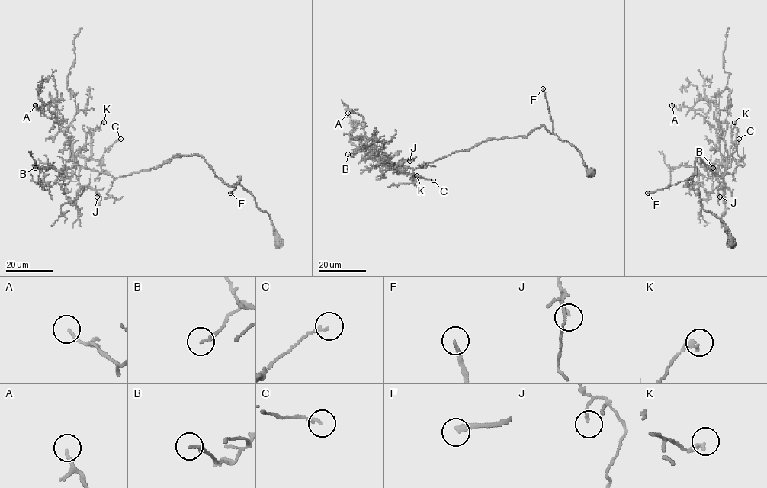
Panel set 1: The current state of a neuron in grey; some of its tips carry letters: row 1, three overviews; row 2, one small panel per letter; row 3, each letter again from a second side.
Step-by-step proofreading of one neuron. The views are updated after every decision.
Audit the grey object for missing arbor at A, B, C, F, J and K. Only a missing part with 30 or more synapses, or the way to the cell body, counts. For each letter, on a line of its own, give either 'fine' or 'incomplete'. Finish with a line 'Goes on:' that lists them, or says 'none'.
A: fine
B: fine
C: fine
F: incomplete
J: fine
K: fine
Goes on: F

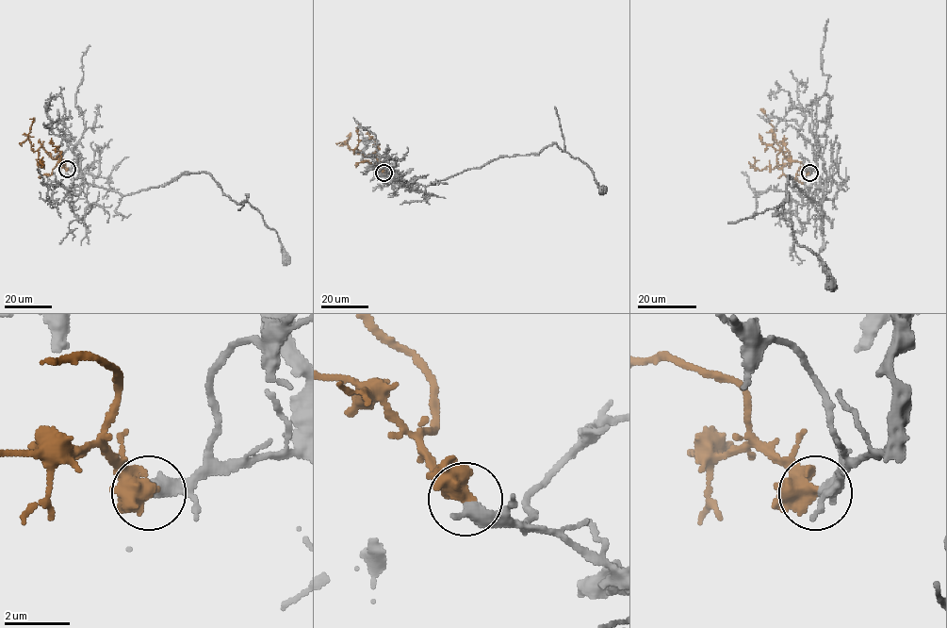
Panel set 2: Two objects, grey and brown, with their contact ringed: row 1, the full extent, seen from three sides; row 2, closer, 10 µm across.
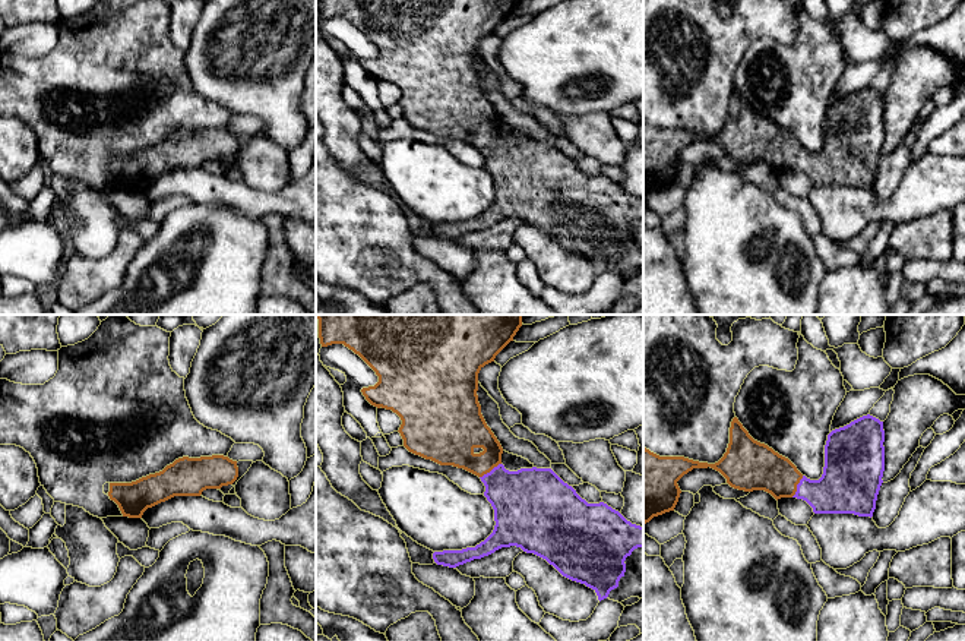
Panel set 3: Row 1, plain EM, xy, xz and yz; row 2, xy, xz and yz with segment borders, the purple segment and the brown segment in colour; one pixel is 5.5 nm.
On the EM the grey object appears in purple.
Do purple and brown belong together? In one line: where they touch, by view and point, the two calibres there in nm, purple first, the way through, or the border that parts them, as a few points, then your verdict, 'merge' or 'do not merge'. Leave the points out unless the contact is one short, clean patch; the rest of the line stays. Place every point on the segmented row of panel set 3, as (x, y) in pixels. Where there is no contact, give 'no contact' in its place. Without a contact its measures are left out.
xz (492, 470) | 340/220 nm | across xz (525, 501), (492, 470), (471, 463), (453, 445) | merge

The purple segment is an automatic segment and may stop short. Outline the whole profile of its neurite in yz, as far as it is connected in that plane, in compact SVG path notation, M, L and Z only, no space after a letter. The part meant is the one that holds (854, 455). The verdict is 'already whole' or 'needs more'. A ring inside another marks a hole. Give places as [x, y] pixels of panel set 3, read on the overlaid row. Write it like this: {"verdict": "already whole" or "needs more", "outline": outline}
{"verdict": "needs more", "outline": "M867 414L828 435L825 445L825 467L819 480L803 476L785 457L765 443L754 441L737 417L730 427L730 443L724 457L715 462L699 462L684 457L659 457L643 446L643 525L654 517L674 511L680 487L677 481L693 468L714 468L727 483L738 490L765 490L776 501L797 498L806 501L814 514L854 514L873 517L885 471L883 421Z"}

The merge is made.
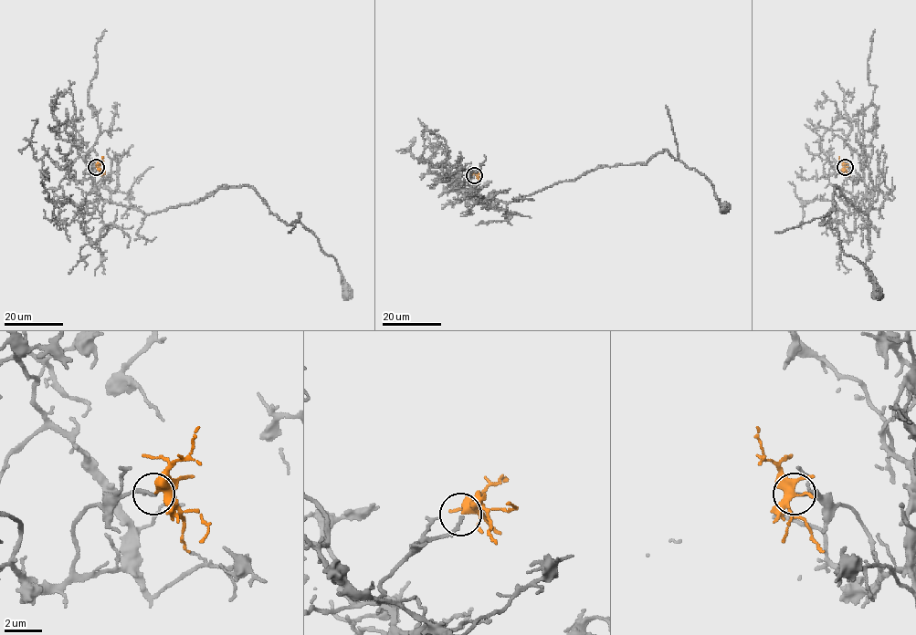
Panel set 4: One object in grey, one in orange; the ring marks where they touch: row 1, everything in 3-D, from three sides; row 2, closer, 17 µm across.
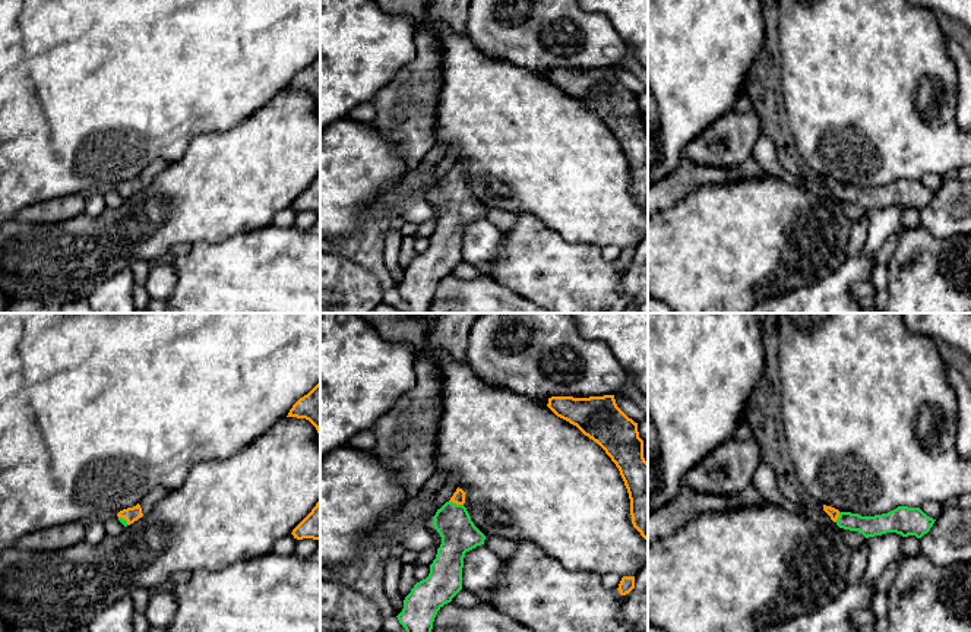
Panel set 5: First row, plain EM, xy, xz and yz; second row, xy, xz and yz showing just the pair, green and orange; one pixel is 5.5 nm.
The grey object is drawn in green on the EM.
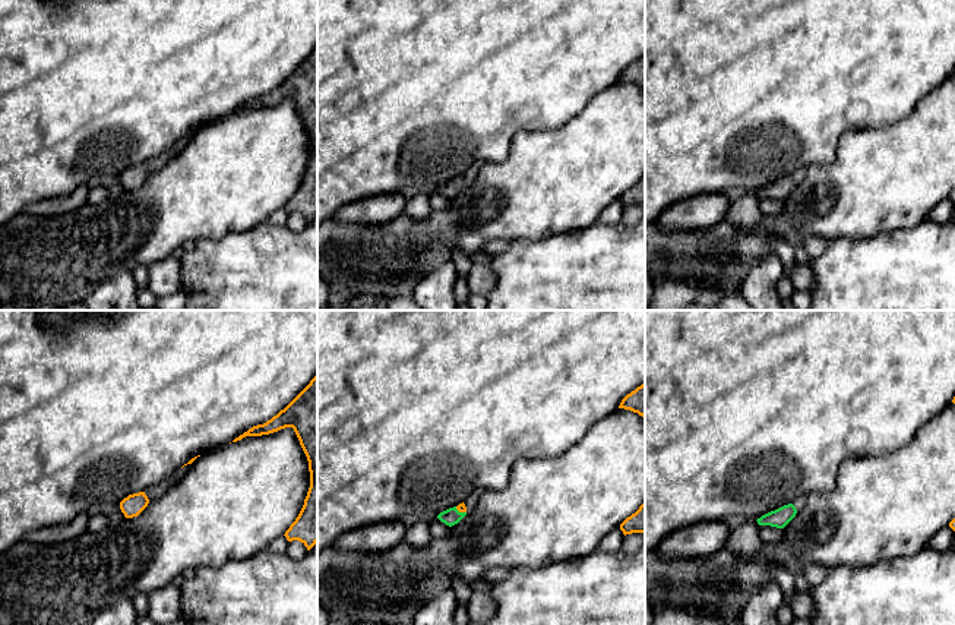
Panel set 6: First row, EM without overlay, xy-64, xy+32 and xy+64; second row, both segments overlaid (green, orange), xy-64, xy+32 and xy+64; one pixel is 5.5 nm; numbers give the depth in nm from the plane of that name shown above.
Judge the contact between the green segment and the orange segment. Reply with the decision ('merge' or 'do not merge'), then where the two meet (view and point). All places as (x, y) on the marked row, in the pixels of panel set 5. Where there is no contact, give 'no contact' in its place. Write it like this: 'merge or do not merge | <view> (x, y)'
merge | xz (455, 503)

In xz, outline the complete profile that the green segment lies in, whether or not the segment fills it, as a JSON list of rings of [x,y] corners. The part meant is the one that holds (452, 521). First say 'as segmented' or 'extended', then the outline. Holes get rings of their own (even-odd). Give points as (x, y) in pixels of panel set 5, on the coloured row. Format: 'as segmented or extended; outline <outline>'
extended; outline [[[458,487],[433,516],[442,544],[428,576],[414,585],[396,616],[407,632],[431,632],[437,612],[462,590],[465,553],[484,544],[486,535],[474,525],[464,503],[465,492]]]

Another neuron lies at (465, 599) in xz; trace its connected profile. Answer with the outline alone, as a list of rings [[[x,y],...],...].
[[[461,590],[453,598],[452,598],[453,603],[456,603],[458,606],[461,607],[474,607],[480,603],[480,598],[468,591],[468,590]]]

